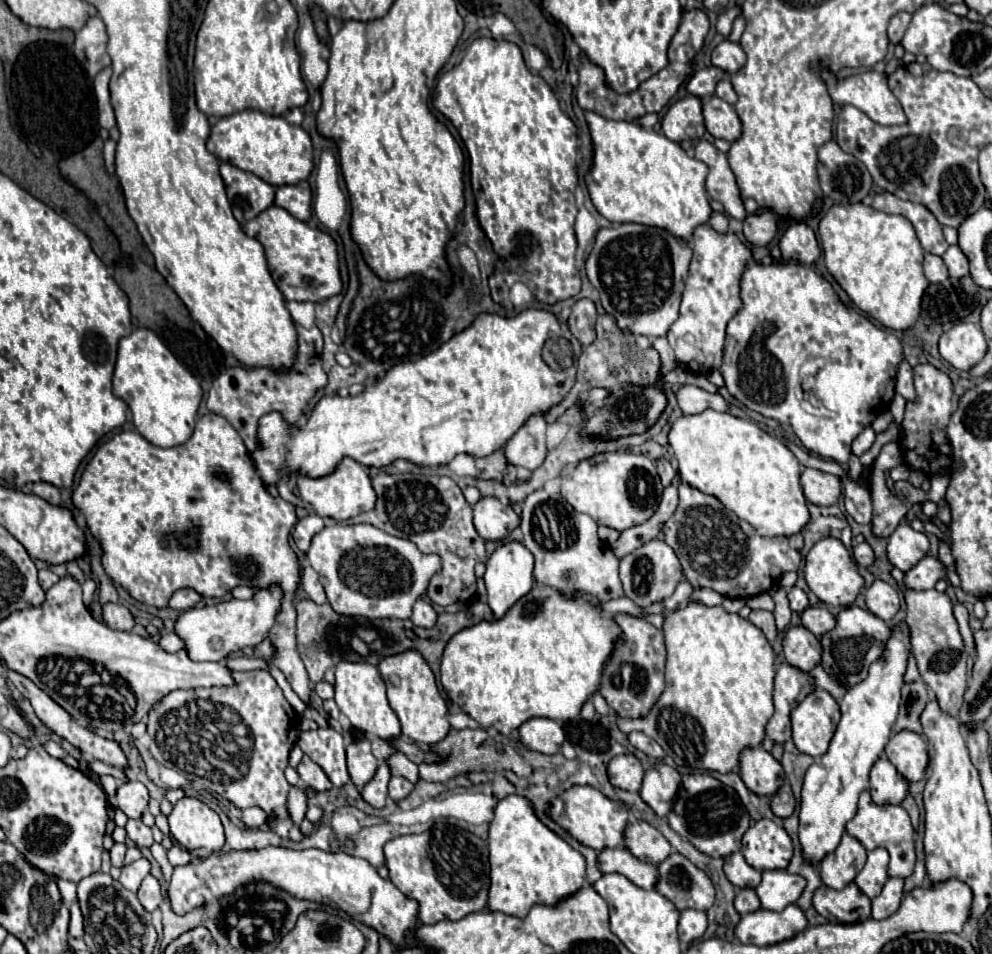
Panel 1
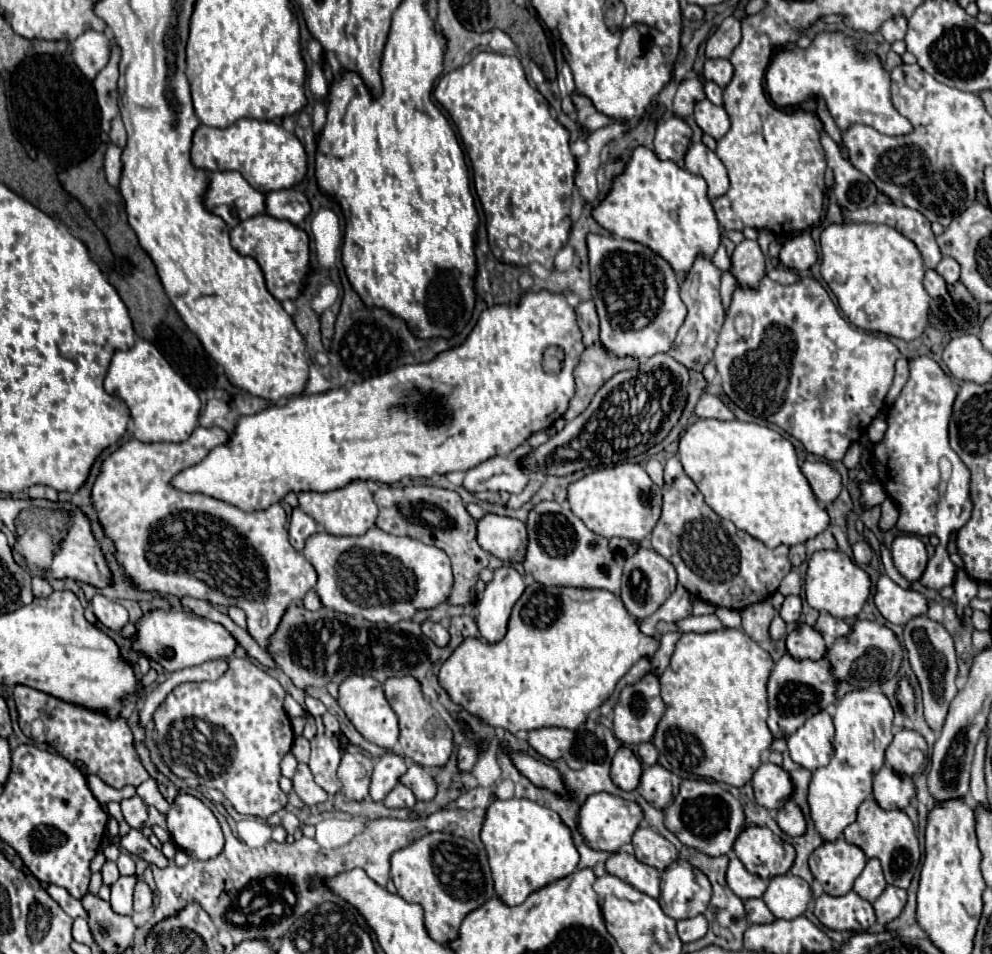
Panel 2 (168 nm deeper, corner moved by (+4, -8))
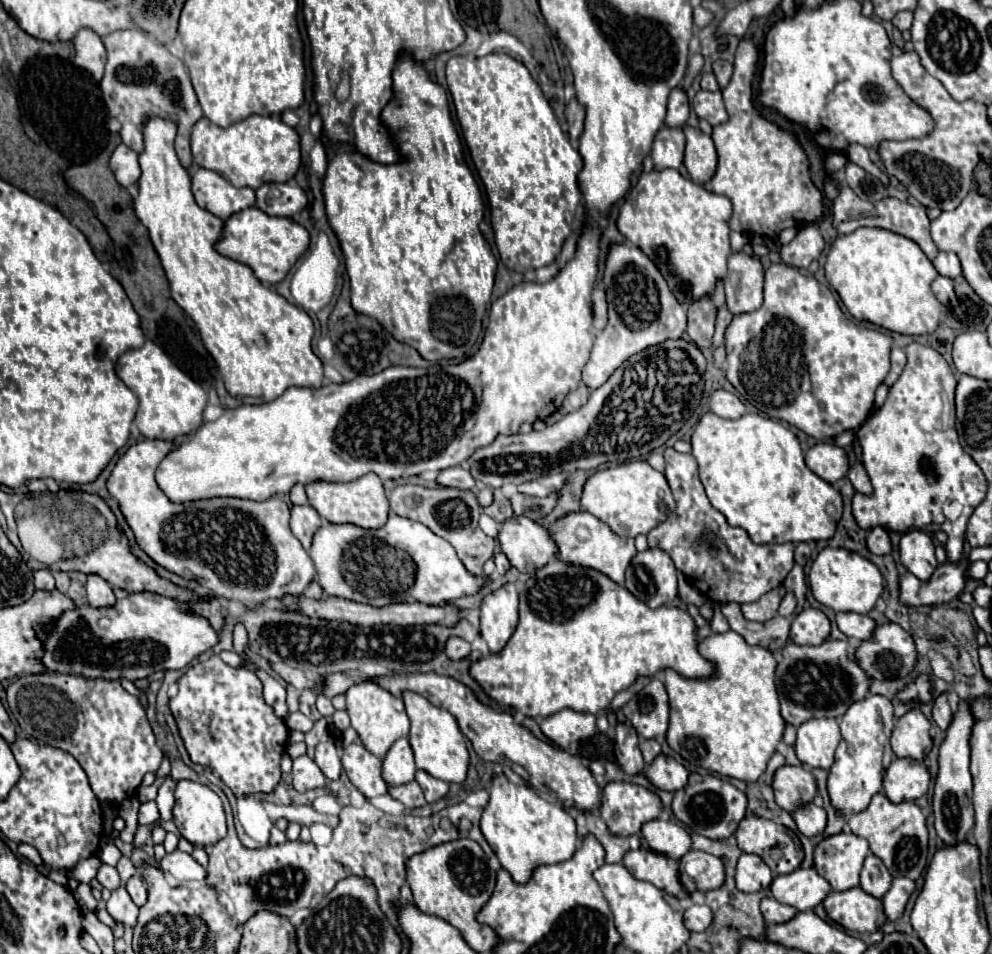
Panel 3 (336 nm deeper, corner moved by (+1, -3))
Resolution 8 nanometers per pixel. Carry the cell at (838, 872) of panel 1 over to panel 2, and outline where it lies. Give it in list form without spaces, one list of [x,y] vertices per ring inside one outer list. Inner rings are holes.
[[[845,838],[823,842],[809,858],[813,878],[831,896],[843,896],[853,888],[855,878],[867,864],[867,856],[859,846],[851,846]]]

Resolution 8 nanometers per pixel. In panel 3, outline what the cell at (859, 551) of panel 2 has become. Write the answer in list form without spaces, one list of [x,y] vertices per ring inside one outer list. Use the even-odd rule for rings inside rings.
[[[874,527],[866,537],[866,547],[874,555],[888,555],[892,551],[892,547],[890,547],[890,537],[888,537],[886,529]]]

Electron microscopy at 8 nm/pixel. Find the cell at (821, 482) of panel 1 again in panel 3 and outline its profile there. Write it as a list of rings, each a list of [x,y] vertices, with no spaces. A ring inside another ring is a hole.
[[[818,443],[810,447],[806,453],[806,465],[830,485],[848,473],[848,457],[844,449],[832,443]]]

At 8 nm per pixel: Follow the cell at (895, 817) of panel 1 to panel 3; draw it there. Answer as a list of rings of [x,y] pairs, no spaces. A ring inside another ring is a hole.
[[[876,793],[870,805],[862,813],[854,813],[848,819],[848,825],[854,835],[864,837],[870,843],[874,855],[878,855],[892,877],[908,877],[918,879],[928,861],[928,831],[926,819],[916,803],[890,803],[884,793]]]

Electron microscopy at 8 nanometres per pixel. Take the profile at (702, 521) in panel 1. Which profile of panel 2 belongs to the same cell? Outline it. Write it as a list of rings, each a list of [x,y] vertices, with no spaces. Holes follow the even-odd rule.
[[[687,474],[675,478],[673,482],[663,484],[663,514],[653,530],[651,546],[657,554],[667,558],[675,566],[679,584],[683,584],[695,598],[701,598],[713,606],[723,606],[731,610],[743,610],[749,604],[771,598],[777,592],[781,580],[791,570],[791,562],[787,558],[787,552],[789,552],[787,546],[767,548],[763,542],[755,540],[747,532],[737,530],[733,522],[717,516],[705,504],[703,494]]]

